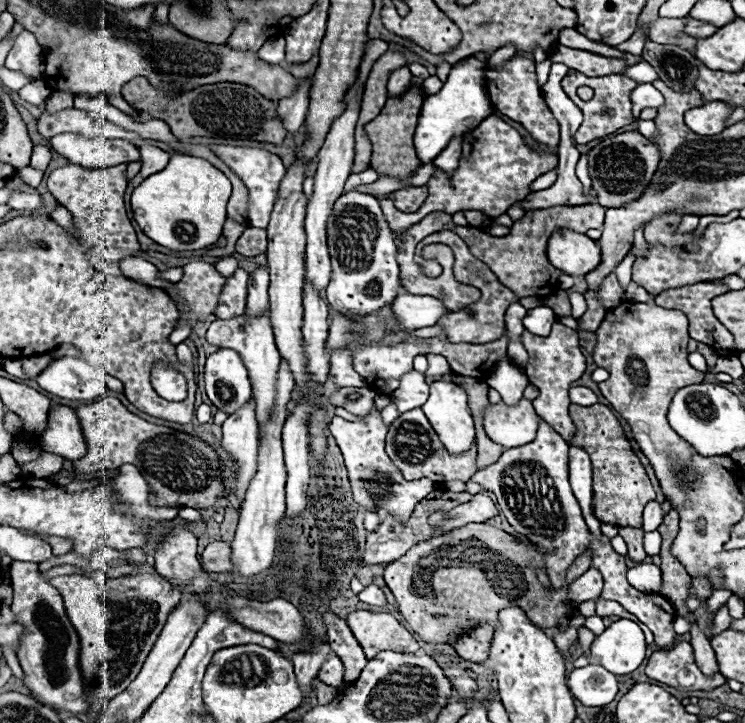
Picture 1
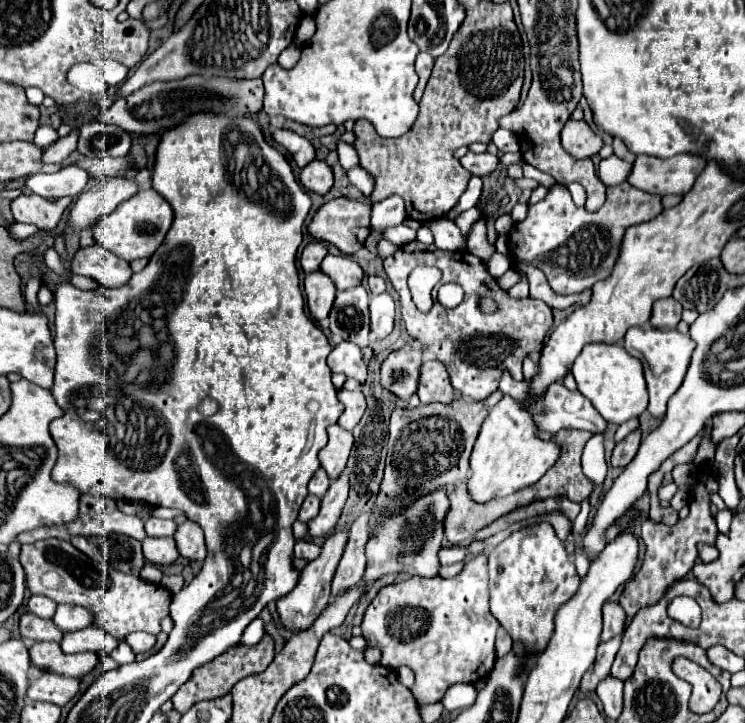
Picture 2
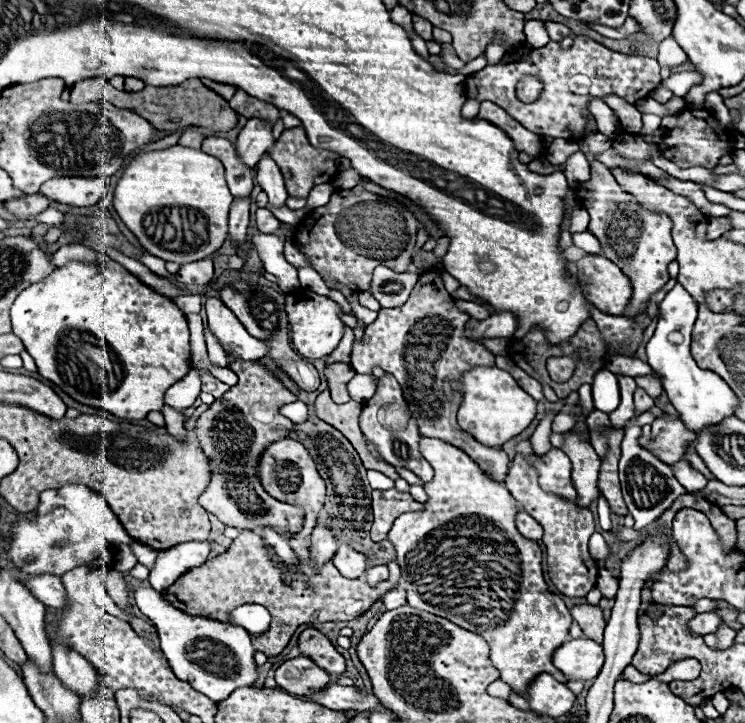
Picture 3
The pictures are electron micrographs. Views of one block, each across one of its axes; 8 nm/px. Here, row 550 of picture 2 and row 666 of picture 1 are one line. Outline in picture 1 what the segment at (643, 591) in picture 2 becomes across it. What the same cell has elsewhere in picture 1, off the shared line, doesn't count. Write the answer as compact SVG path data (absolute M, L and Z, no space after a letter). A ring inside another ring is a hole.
M676 642L668 650L656 650L646 664L646 676L662 684L668 684L680 692L712 690L726 684L724 676L720 674L706 678L700 672L700 668L694 662L692 646L688 642Z

